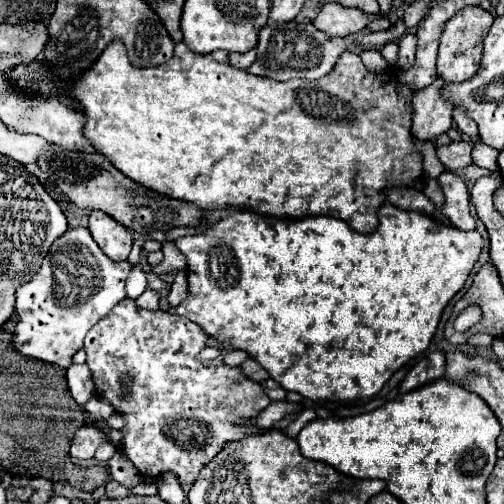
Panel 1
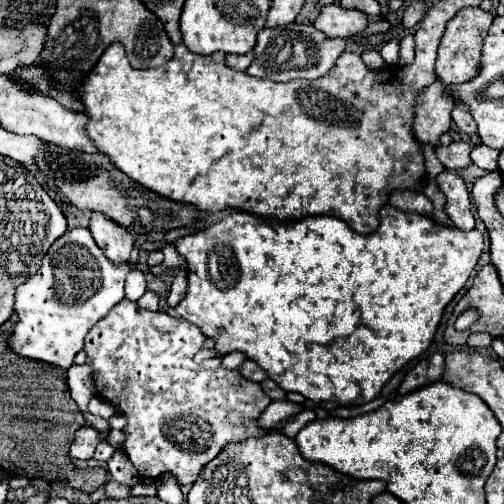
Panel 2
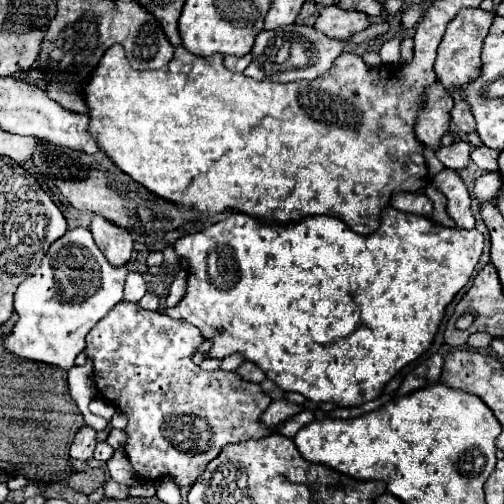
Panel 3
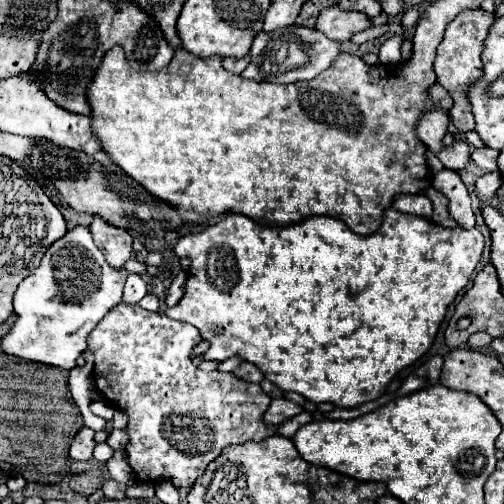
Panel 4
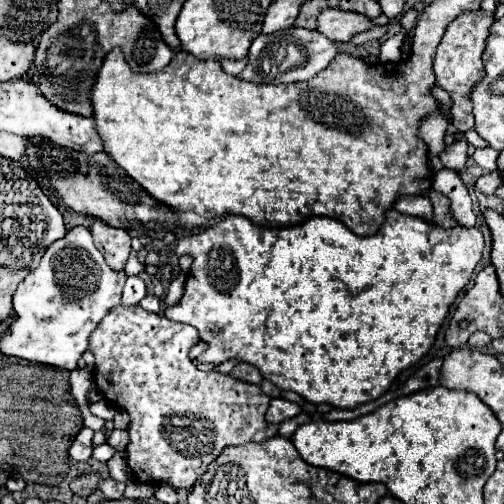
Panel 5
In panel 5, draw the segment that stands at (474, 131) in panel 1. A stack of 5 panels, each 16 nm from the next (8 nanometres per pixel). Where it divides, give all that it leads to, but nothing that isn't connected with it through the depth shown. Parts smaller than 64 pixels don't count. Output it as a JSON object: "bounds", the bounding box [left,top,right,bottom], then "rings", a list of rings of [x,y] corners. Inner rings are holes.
{"bounds":[434,9,494,132],"rings":[[[481,9],[473,12],[463,12],[454,22],[448,24],[446,34],[438,46],[436,60],[434,60],[434,72],[436,72],[436,84],[442,86],[450,98],[452,98],[452,112],[450,120],[456,126],[458,132],[468,132],[474,128],[474,116],[472,116],[472,102],[468,100],[470,88],[484,76],[484,66],[482,66],[482,52],[484,52],[484,42],[490,33],[490,27],[494,22],[494,14]]]}

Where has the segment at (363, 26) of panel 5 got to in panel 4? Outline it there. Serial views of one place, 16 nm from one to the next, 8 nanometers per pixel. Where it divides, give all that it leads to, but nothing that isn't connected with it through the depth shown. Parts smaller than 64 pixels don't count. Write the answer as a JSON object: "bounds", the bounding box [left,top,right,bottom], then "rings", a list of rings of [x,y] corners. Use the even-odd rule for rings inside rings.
{"bounds":[316,6,370,42],"rings":[[[338,6],[324,8],[324,12],[320,12],[316,20],[316,30],[324,32],[330,40],[340,40],[340,42],[350,40],[356,32],[362,32],[368,26],[370,26],[368,16],[364,16],[362,12],[340,10]]]}

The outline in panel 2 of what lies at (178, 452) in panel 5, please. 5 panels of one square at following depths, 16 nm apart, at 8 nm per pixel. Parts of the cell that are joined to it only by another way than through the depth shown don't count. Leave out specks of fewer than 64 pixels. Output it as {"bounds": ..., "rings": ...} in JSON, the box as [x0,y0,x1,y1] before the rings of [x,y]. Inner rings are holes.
{"bounds":[86,300,272,486],"rings":[[[122,300],[102,318],[86,336],[86,354],[92,368],[92,380],[96,392],[106,398],[116,412],[124,414],[124,454],[130,458],[134,468],[142,478],[158,478],[160,474],[174,474],[182,486],[192,484],[202,468],[228,444],[240,442],[250,436],[262,436],[266,430],[258,428],[254,420],[272,402],[258,382],[246,380],[238,368],[230,370],[218,366],[214,370],[202,368],[194,362],[196,352],[202,350],[206,336],[188,324],[186,320],[176,320],[168,312],[150,312],[138,308],[132,300]]]}

